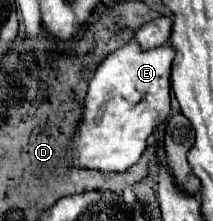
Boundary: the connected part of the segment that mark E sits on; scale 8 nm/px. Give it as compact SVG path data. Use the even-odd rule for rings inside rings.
M160 16L136 30L138 42L118 48L98 66L90 80L84 120L74 140L74 164L102 172L124 172L140 160L146 150L146 140L170 116L170 68L174 48L164 44L170 40L170 30L172 16Z

